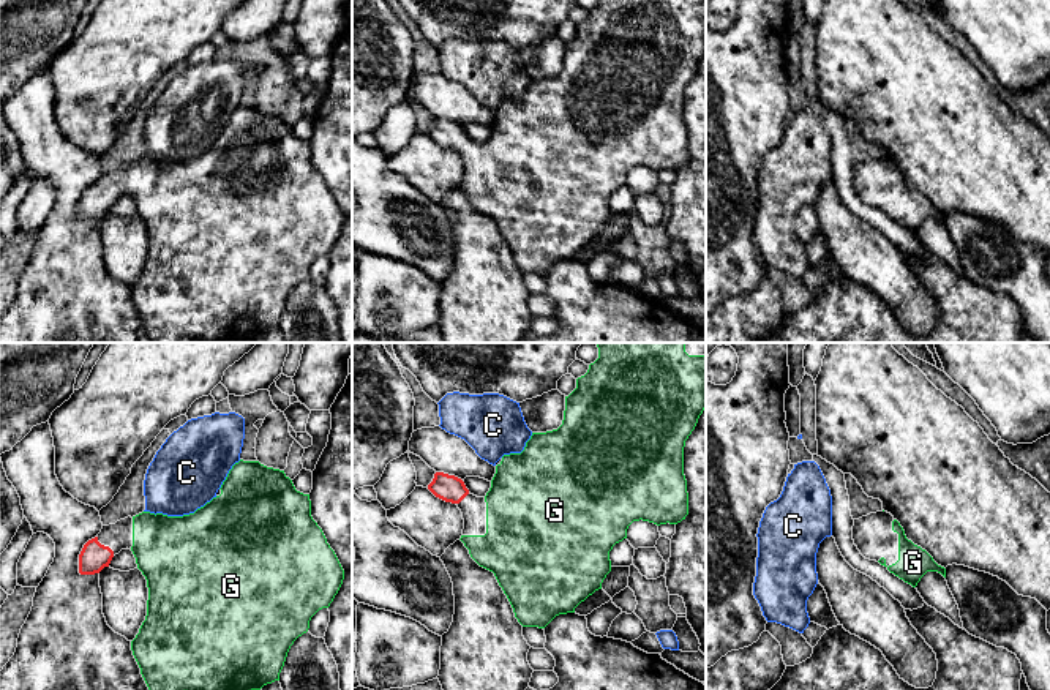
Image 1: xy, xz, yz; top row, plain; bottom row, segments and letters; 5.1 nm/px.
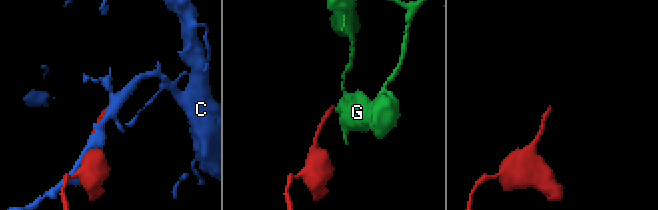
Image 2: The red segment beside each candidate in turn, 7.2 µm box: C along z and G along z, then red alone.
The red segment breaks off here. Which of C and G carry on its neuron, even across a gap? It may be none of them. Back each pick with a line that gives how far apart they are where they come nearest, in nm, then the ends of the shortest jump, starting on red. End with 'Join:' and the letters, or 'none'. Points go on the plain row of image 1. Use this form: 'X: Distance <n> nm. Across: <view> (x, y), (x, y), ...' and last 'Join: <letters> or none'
G: Distance 90 nm. Across: xz (468, 139), (485, 142)
Join: G

